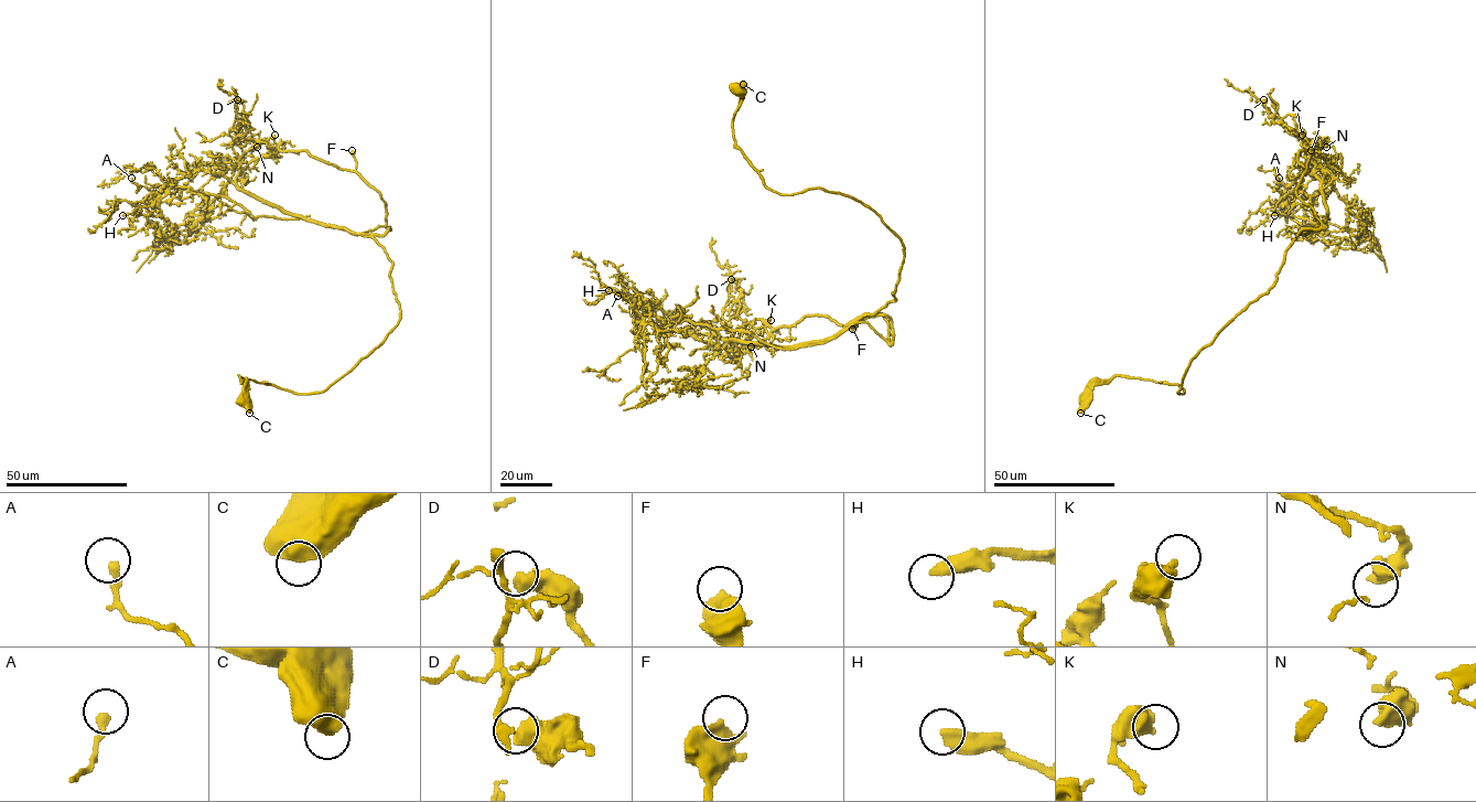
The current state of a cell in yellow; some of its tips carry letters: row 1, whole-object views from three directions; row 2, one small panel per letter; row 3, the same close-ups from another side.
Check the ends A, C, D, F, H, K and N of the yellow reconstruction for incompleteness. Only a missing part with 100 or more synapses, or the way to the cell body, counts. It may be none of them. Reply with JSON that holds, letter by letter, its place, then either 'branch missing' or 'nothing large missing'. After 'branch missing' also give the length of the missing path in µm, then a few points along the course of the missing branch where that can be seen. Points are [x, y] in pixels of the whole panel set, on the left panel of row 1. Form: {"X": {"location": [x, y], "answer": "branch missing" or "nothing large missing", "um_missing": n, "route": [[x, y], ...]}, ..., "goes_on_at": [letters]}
{"A": {"location": [131, 178], "answer": "nothing large missing"}, "C": {"location": [249, 413], "answer": "nothing large missing"}, "D": {"location": [237, 99], "answer": "nothing large missing"}, "F": {"location": [352, 150], "answer": "nothing large missing"}, "H": {"location": [122, 215], "answer": "branch missing", "um_missing": 40, "route": [[122, 215], [98, 217], [77, 230], [55, 227]]}, "K": {"location": [275, 135], "answer": "nothing large missing"}, "N": {"location": [257, 147], "answer": "nothing large missing"}, "goes_on_at": ["H"]}

